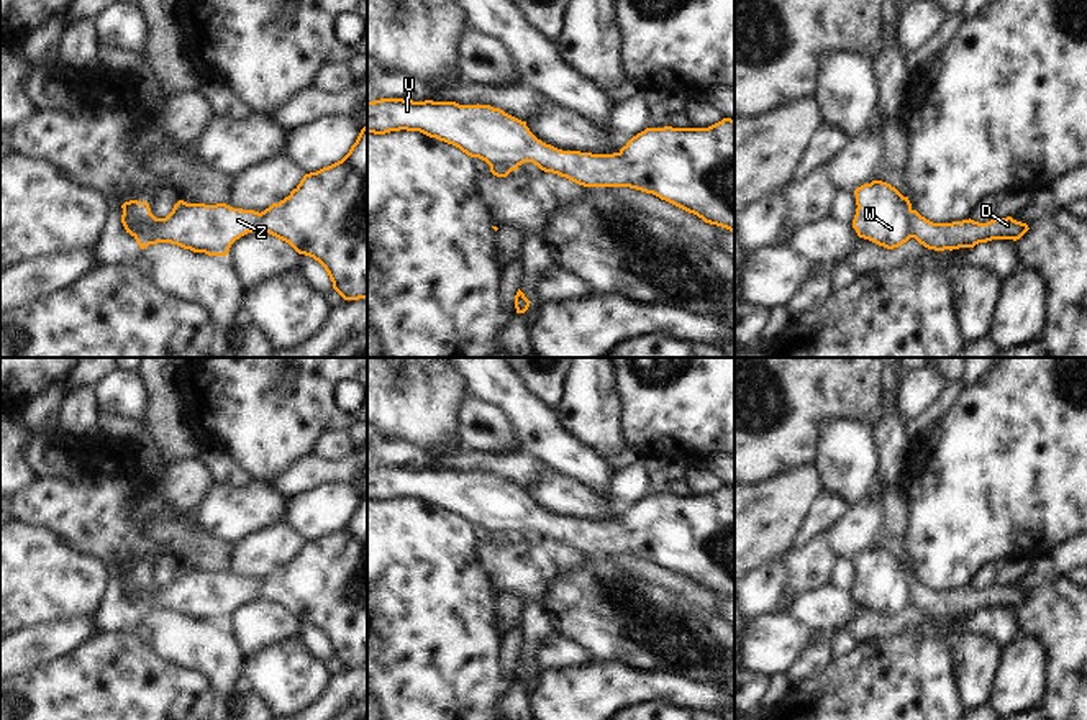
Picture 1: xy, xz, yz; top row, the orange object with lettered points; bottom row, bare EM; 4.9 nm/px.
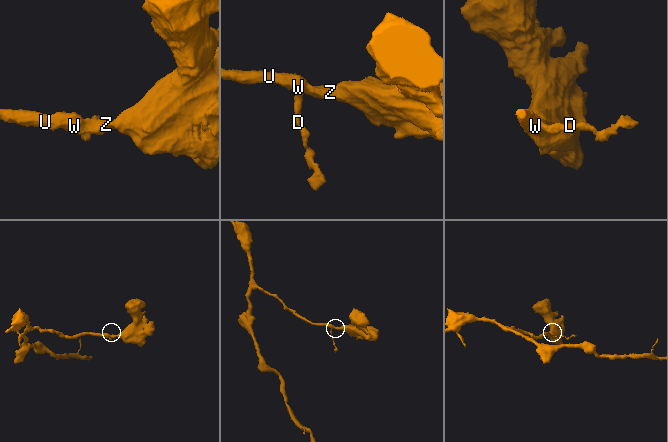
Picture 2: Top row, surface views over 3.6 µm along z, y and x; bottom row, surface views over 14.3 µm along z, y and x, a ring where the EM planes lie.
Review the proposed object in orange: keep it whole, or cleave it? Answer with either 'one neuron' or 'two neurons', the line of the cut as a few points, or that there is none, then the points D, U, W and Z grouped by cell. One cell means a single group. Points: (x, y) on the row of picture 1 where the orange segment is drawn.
two neurons; cut yz (910, 209), (912, 236); groups D / U W Z

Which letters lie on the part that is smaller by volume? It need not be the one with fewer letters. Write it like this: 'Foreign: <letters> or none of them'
Foreign: D

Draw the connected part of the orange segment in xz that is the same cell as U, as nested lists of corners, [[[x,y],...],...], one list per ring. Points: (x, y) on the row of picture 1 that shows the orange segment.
[[[403,98],[367,102],[367,133],[385,134],[400,130],[420,131],[453,144],[490,167],[500,164],[516,171],[523,162],[533,162],[544,172],[584,187],[630,187],[653,194],[705,223],[735,231],[735,120],[731,118],[723,118],[708,128],[646,128],[618,153],[592,154],[546,144],[530,131],[526,121],[490,105]]]

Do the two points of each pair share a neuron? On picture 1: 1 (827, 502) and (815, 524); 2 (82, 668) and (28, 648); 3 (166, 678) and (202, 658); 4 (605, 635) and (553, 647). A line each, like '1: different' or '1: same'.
1: same
2: different
3: different
4: different

